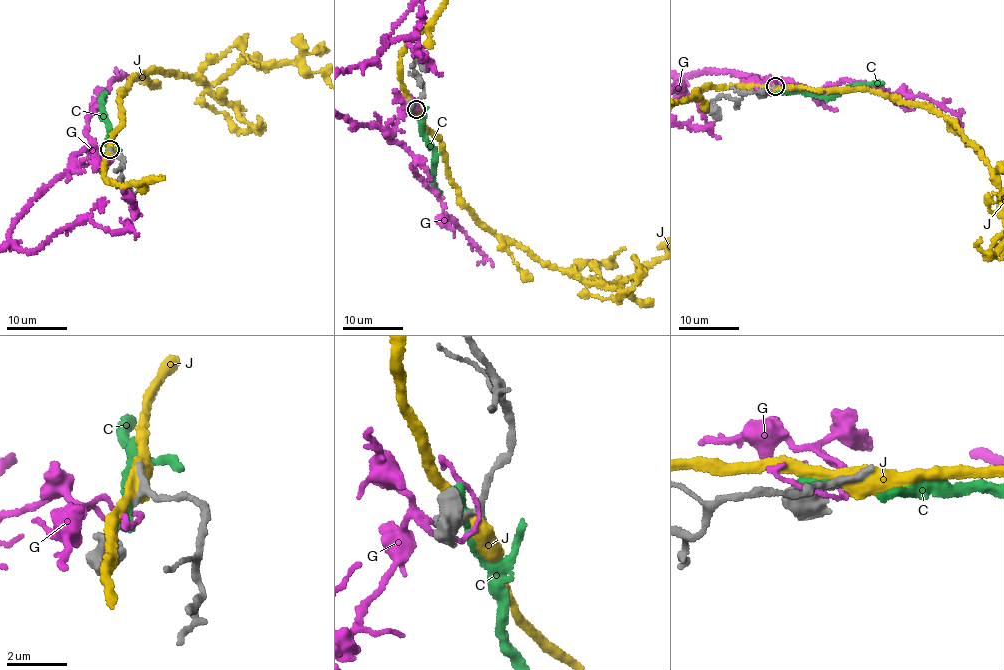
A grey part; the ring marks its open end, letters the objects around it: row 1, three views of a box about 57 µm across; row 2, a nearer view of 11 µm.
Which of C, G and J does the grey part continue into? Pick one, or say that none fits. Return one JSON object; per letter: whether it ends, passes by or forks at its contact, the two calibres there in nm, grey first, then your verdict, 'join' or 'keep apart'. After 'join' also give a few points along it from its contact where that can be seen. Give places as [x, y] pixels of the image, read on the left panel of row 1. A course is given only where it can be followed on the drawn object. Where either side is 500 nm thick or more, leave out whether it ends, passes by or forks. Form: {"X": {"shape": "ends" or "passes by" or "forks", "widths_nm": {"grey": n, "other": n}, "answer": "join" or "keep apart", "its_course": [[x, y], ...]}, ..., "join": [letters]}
{"C": {"shape": "passes by", "widths_nm": {"grey": 190, "other": 260}, "answer": "keep apart"}, "G": {"shape": "ends", "widths_nm": {"grey": 160, "other": 140}, "answer": "keep apart"}, "J": {"widths_nm": {"grey": 240, "other": 500}, "answer": "keep apart"}, "join": []}

